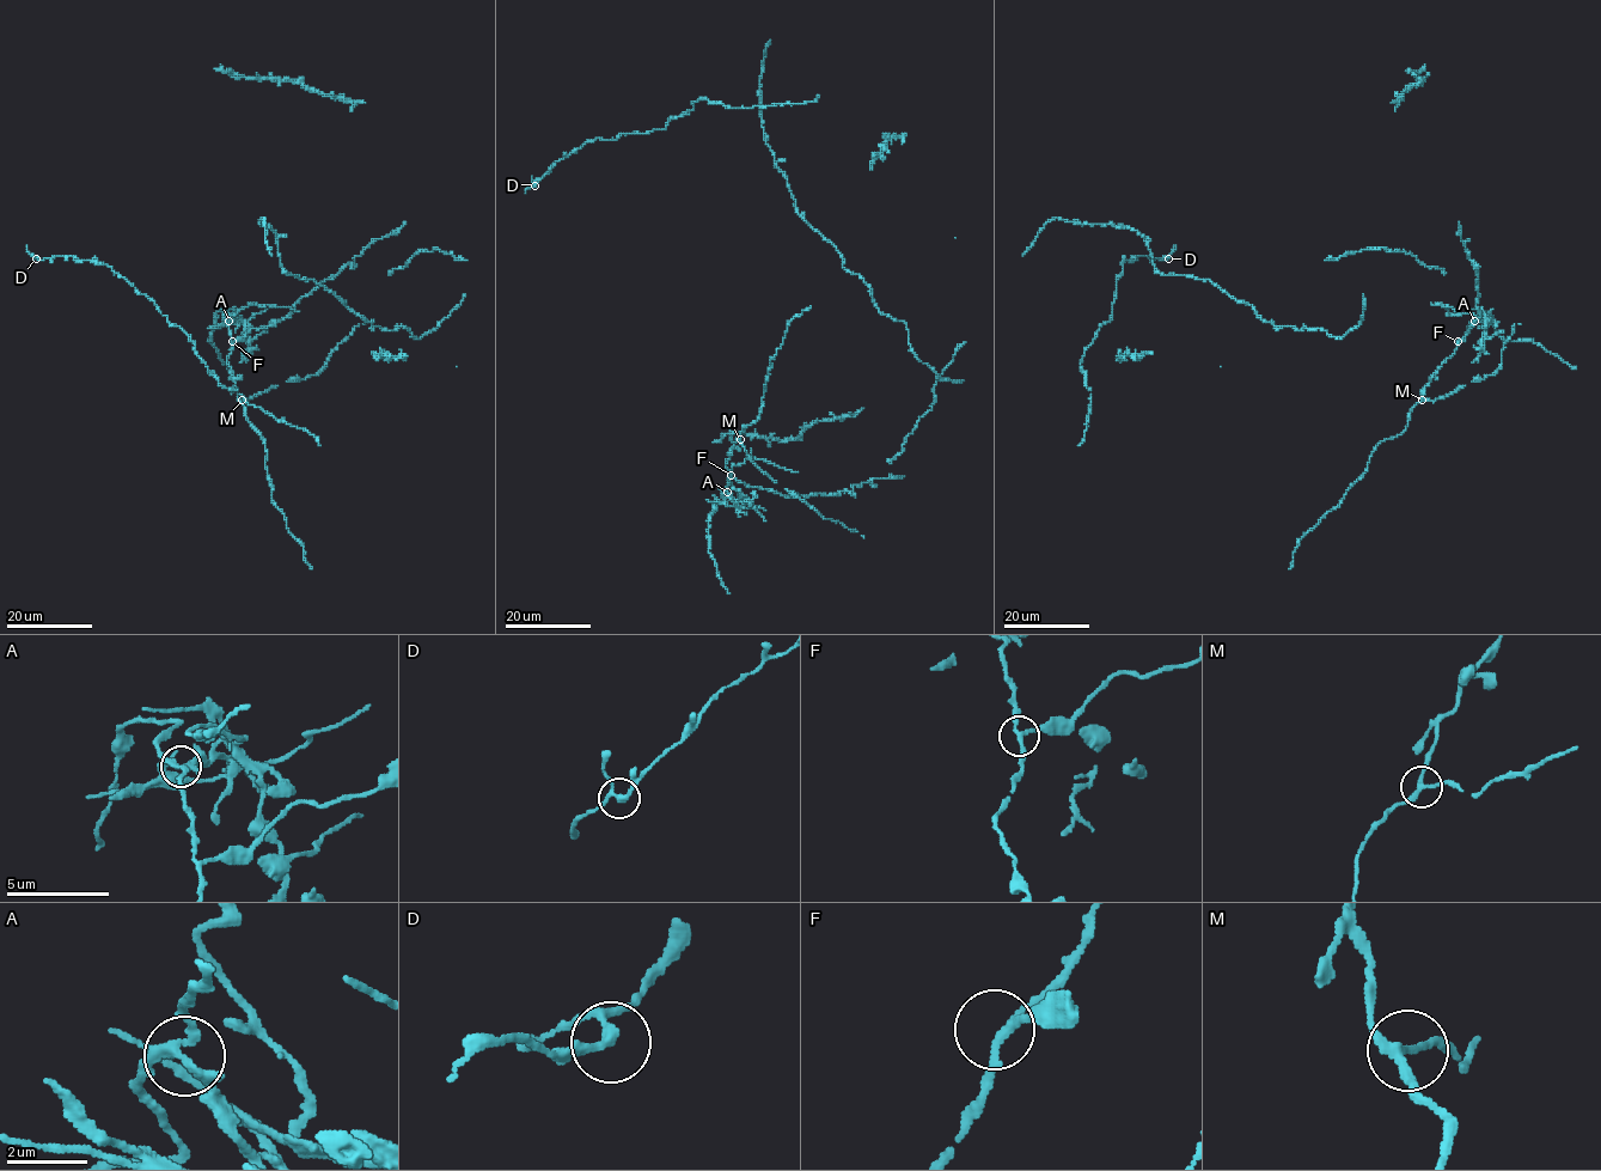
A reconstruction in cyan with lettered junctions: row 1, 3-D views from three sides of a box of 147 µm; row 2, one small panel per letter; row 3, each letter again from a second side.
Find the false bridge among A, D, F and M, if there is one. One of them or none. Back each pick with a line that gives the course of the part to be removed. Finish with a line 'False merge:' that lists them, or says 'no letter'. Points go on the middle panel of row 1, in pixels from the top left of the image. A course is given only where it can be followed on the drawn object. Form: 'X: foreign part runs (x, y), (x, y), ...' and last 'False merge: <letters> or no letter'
A: foreign part runs (727, 492), (735, 502), (739, 493), (729, 481), (731, 468), (750, 457), (798, 473)
False merge: A

